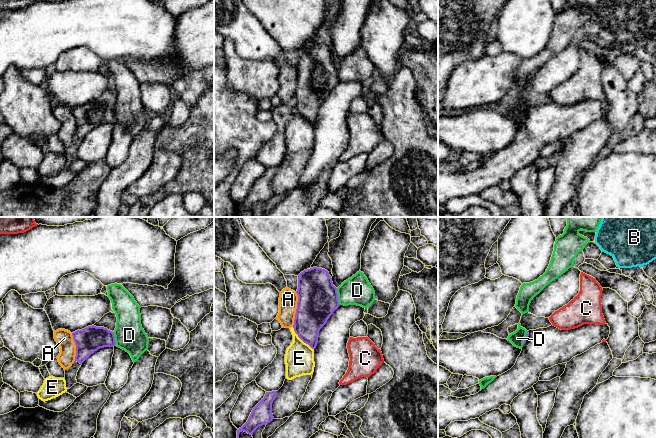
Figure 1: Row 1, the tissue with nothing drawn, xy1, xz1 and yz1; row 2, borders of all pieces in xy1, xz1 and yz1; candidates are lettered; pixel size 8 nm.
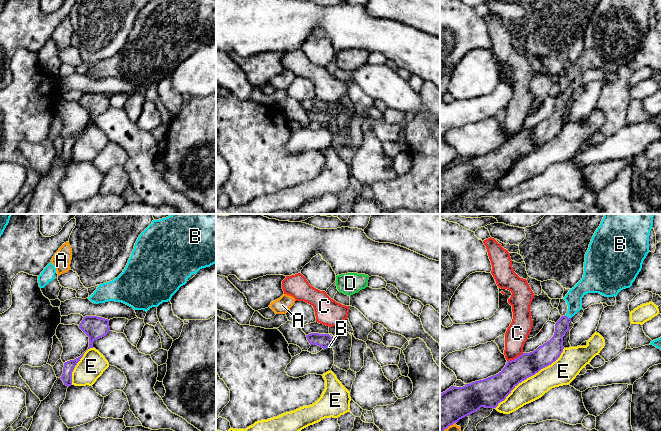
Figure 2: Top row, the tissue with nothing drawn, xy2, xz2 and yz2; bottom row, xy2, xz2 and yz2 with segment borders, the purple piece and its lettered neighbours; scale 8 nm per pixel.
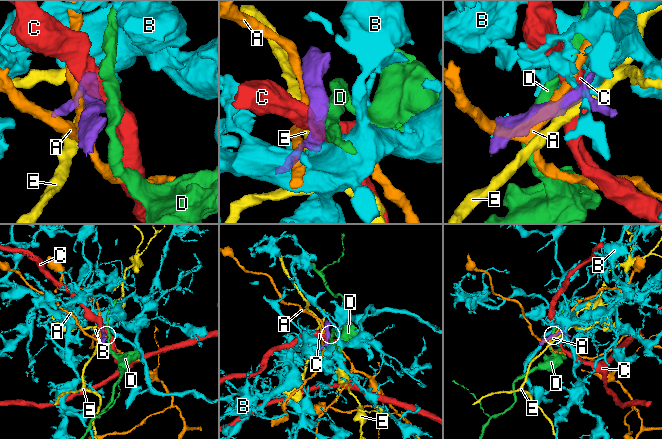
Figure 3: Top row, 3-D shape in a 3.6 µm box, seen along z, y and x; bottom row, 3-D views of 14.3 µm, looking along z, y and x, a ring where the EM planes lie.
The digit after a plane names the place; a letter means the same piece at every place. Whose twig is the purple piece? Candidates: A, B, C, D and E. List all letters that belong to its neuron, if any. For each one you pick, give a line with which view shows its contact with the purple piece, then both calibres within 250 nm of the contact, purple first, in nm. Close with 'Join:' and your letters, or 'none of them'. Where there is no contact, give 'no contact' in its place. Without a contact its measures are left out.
B: meets purple in yz2; 130 nm thick on the purple side, 140 nm on the other
Join: B

